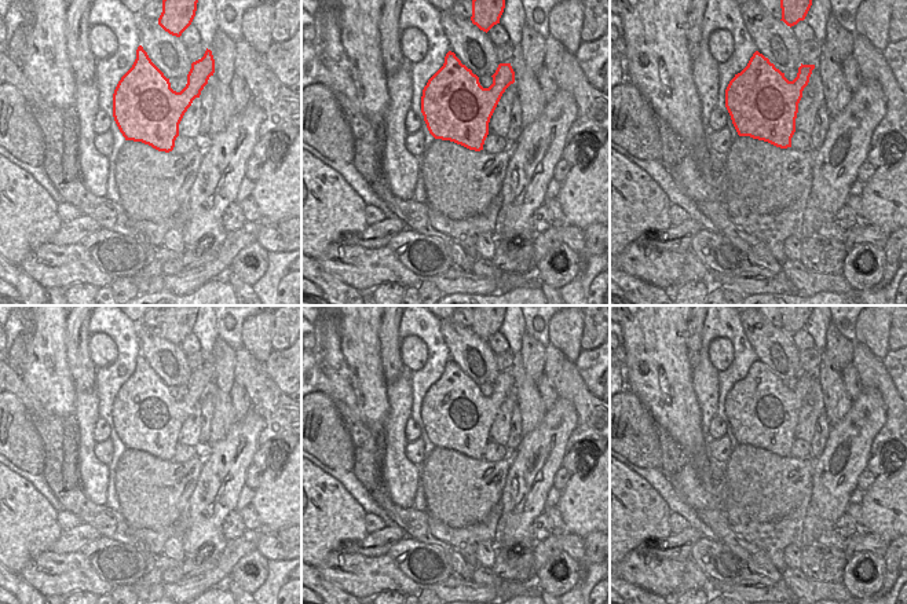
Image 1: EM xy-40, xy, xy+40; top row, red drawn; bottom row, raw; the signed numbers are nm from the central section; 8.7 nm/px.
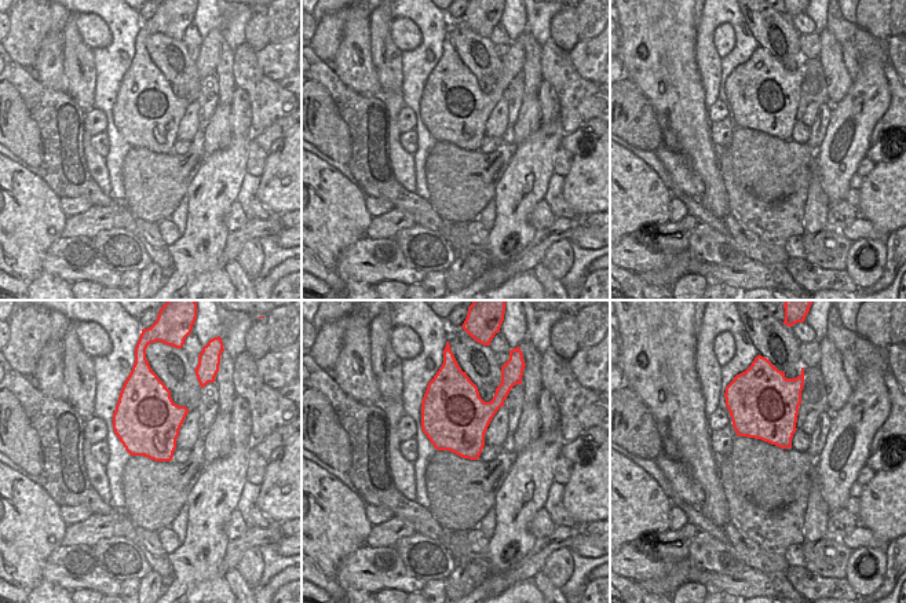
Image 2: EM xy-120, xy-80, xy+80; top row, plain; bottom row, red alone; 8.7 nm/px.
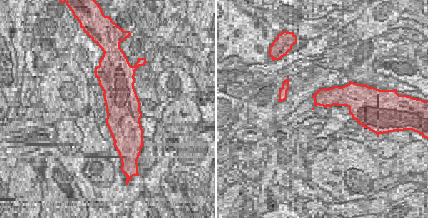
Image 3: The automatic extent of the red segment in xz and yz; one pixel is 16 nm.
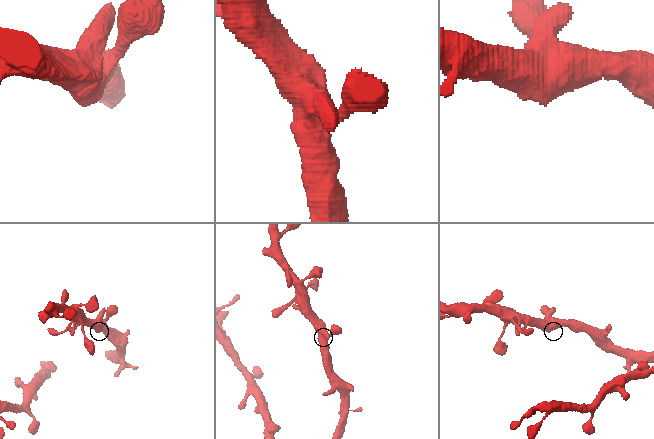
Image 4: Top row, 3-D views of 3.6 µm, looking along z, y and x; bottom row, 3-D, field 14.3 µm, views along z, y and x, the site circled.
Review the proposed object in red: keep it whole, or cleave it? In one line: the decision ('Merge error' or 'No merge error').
No merge error.

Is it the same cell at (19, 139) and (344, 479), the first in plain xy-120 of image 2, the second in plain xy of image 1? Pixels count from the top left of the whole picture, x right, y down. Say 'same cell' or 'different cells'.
different cells

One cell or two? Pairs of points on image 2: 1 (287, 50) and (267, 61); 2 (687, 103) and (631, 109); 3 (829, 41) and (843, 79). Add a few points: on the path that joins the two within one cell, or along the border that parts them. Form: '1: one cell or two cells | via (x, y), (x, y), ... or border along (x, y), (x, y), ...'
1: one cell | via (282, 55), (278, 59), (273, 59)
2: two cells | border along (632, 80), (651, 105), (661, 131)
3: one cell | via (830, 51), (833, 69)

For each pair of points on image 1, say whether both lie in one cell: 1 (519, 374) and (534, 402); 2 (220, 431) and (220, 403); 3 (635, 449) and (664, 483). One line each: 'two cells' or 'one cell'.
1: one cell
2: one cell
3: two cells

